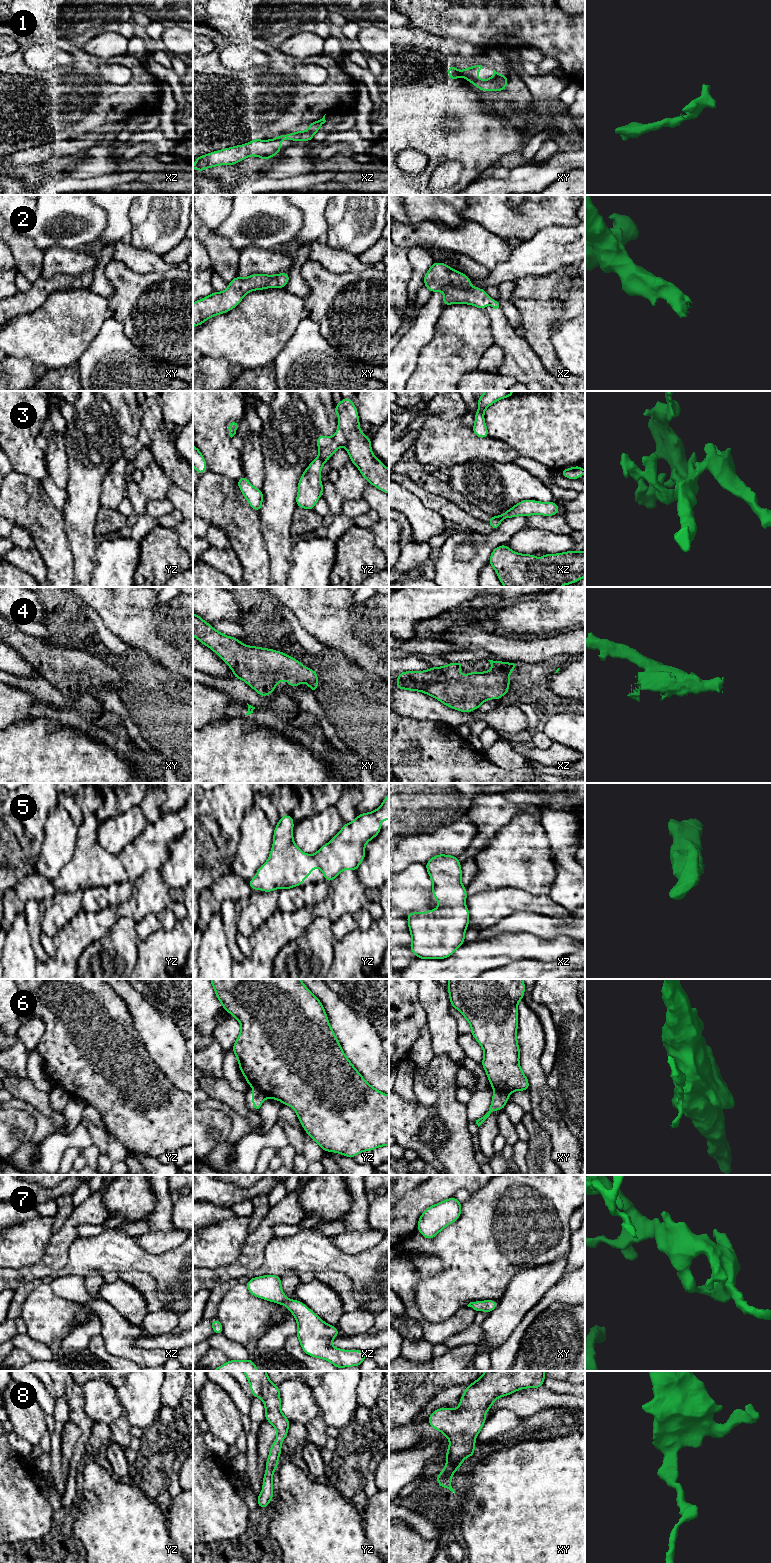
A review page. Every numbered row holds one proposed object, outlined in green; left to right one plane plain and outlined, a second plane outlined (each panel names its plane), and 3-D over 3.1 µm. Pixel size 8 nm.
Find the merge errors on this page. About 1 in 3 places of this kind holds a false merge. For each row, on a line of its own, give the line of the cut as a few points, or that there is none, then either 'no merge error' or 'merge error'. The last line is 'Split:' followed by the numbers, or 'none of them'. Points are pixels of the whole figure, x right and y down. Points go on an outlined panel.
1: no cut; no merge error
2: no cut; no merge error
3: cut in yz along (318, 456), (325, 461); merge error
4: no cut; no merge error
5: no cut; no merge error
6: cut in xy along (495, 1088), (505, 1091), (509, 1095); merge error
7: no cut; no merge error
8: no cut; no merge error
Split: 3, 6

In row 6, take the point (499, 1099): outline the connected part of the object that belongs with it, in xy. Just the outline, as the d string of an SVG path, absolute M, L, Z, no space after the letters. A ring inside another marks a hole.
M495 1089L489 1111L483 1117L476 1120L476 1124L478 1125L478 1127L490 1116L492 1111L503 1110L506 1102L508 1101L508 1098L509 1095L507 1092Z

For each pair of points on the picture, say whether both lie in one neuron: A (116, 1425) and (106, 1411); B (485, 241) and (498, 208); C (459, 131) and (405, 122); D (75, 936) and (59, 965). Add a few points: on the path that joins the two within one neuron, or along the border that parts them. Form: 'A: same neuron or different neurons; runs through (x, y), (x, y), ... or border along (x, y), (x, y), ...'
A: different neurons; border along (124, 1411), (109, 1424)
B: different neurons; border along (468, 220), (474, 220), (492, 232), (506, 238)
C: same neuron; runs through (446, 130), (418, 126)
D: same neuron; runs through (69, 943), (68, 951), (62, 958)

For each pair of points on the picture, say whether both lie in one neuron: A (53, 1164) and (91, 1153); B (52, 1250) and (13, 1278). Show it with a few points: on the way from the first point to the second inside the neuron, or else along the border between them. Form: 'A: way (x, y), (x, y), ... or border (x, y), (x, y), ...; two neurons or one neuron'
A: border (89, 1127), (88, 1134), (91, 1144), (79, 1149); two neurons
B: way (46, 1261), (36, 1271), (24, 1275); one neuron

